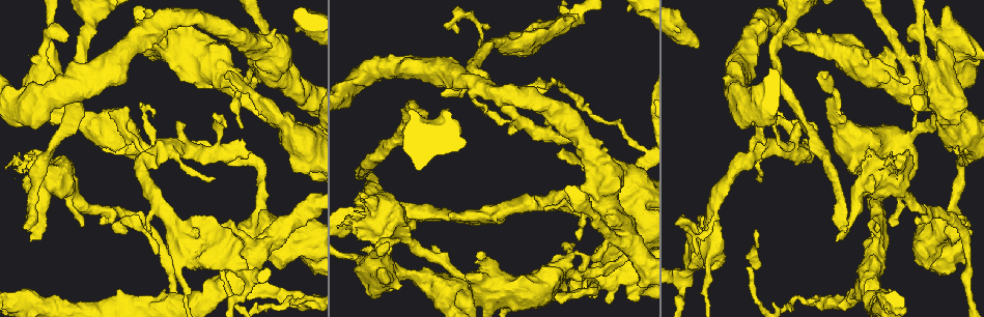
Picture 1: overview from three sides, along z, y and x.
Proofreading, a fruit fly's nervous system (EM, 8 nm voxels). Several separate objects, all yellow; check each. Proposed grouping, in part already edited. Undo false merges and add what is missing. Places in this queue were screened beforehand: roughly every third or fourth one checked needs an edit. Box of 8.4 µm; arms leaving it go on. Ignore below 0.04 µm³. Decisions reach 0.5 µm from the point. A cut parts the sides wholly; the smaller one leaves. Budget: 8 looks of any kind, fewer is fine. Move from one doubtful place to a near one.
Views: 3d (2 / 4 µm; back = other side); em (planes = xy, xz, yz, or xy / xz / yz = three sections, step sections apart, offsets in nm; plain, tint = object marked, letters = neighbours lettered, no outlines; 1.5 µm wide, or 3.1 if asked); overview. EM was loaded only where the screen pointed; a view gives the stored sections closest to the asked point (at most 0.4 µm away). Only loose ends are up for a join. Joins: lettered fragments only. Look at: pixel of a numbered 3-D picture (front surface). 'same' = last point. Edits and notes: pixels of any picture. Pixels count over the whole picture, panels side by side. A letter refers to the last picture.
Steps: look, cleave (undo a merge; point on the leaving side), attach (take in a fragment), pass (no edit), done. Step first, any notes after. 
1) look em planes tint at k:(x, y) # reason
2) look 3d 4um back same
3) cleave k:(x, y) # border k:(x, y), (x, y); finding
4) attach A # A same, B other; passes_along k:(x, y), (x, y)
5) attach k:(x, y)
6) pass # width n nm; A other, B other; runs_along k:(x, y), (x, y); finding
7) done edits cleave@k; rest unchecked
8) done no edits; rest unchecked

look em planes letters at 1:(836, 117) # sudden change in width

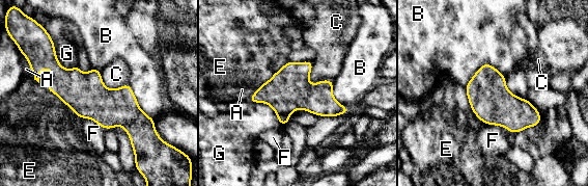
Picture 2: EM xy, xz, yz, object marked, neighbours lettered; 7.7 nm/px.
pass # width 320 nm; A other, B other, C other, E other, F other, G other; runs_along 2:(46, 67), (151, 131); continuous, no second neuron

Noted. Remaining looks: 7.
look em planes letters at 1:(914, 127) # an open end

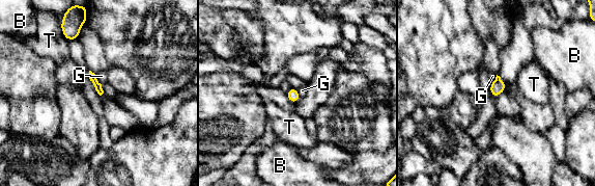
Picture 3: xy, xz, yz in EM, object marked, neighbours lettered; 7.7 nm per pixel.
pass # B other, G other, T other; border 3:(94, 74), (101, 84); no lettered fragment goes on from it

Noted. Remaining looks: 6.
look 3d 2um at 1:(483, 111) # tapers out

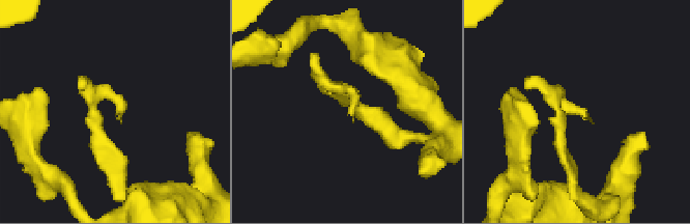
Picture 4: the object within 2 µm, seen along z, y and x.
look em planes letters at 4:(352, 119) # need the tissue

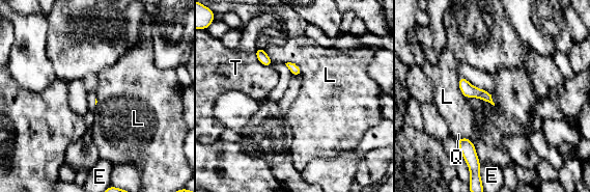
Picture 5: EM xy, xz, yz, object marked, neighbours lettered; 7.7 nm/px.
pass # E other, L other, Q other, T other; border 5:(459, 75), (458, 89), (466, 99); none of them fits

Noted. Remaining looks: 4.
done no edits; rest unchecked

